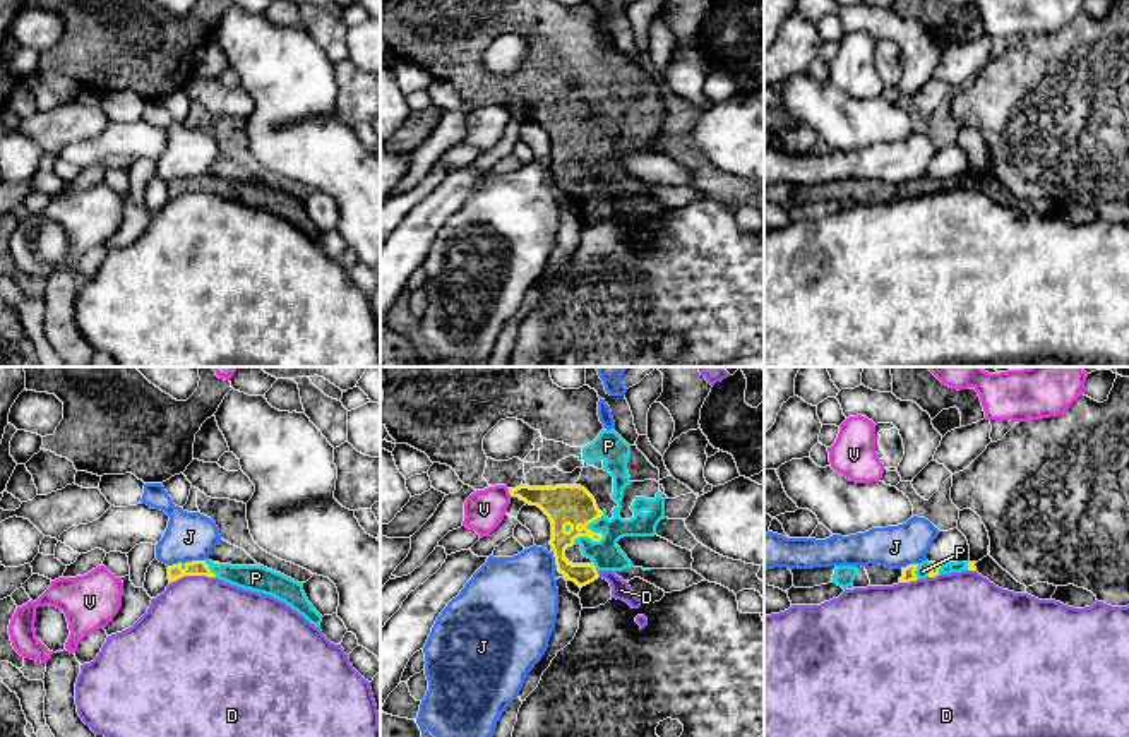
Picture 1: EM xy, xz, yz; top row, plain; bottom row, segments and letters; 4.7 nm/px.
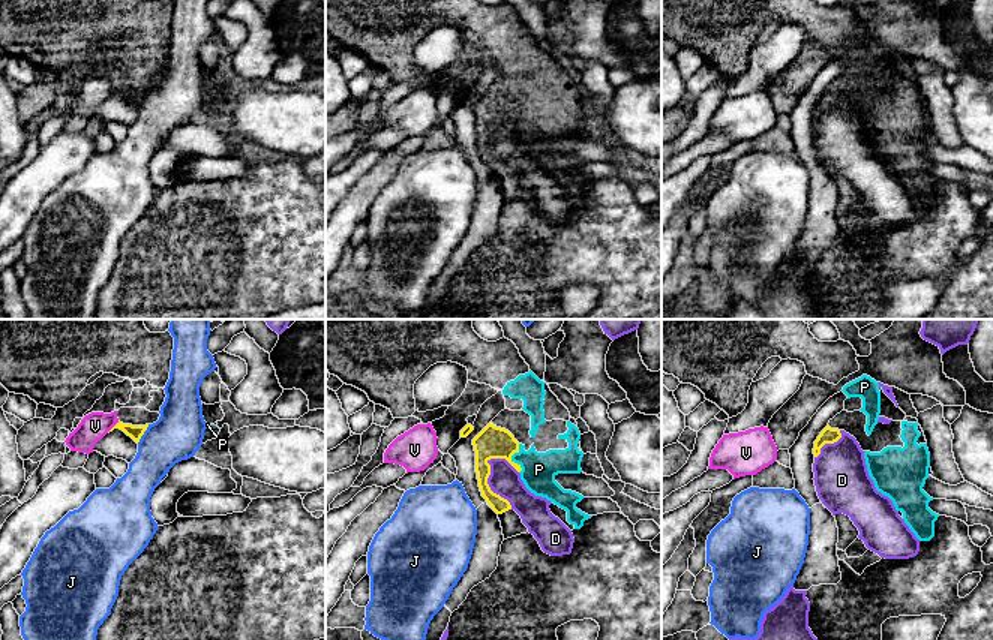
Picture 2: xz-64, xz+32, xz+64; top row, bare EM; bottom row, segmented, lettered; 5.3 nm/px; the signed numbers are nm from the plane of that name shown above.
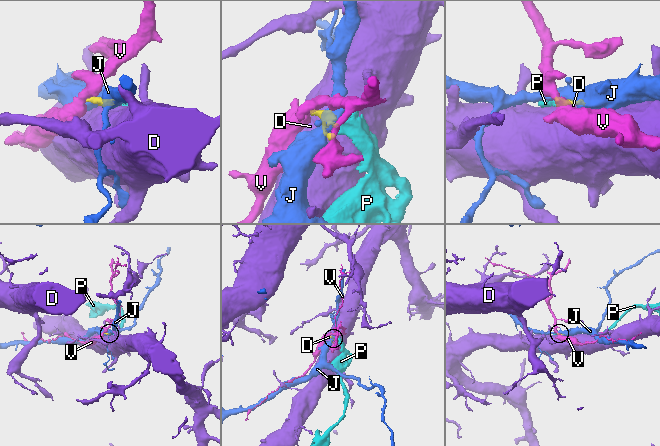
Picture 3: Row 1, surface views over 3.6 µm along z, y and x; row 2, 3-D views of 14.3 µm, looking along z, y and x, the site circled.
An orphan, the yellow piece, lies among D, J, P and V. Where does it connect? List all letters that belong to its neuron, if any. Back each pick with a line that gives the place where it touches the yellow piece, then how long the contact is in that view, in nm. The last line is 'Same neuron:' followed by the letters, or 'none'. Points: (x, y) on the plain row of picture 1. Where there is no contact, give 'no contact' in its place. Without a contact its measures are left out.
P: contact xz (602, 151); length 220 nm
Same neuron: P

